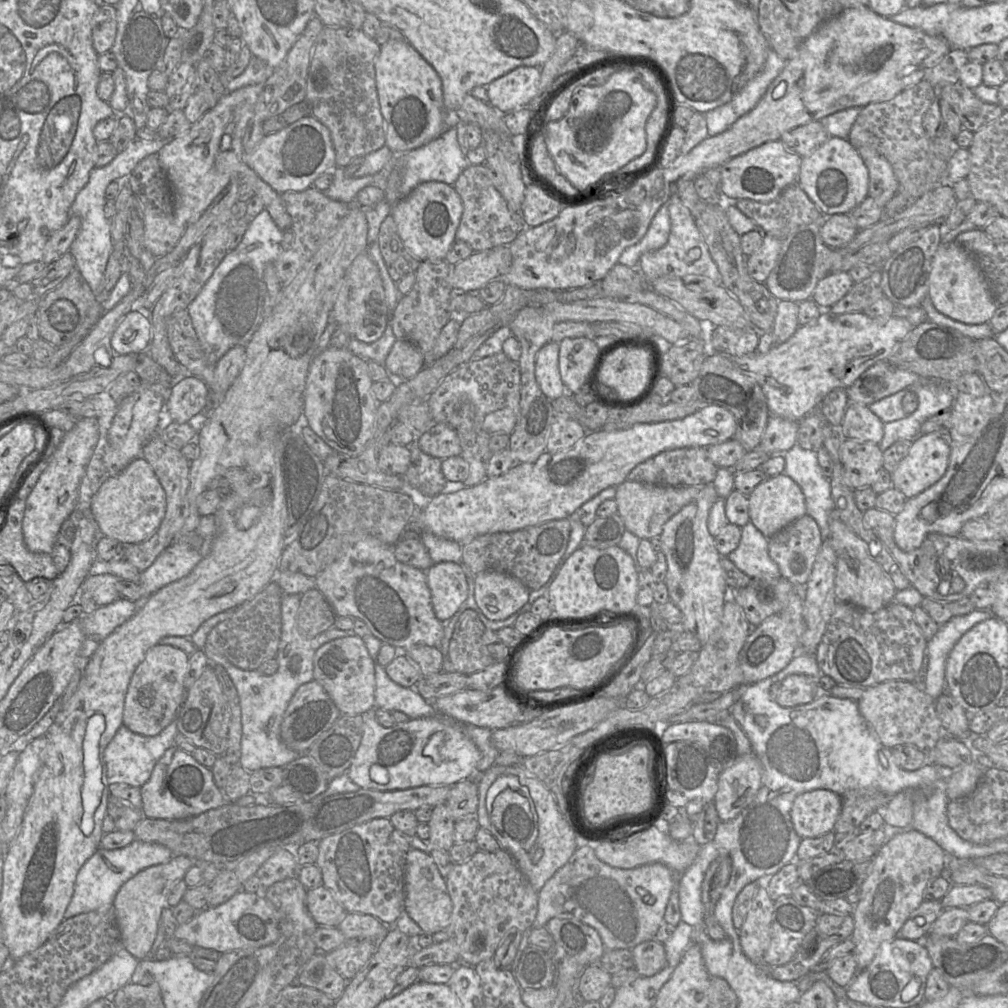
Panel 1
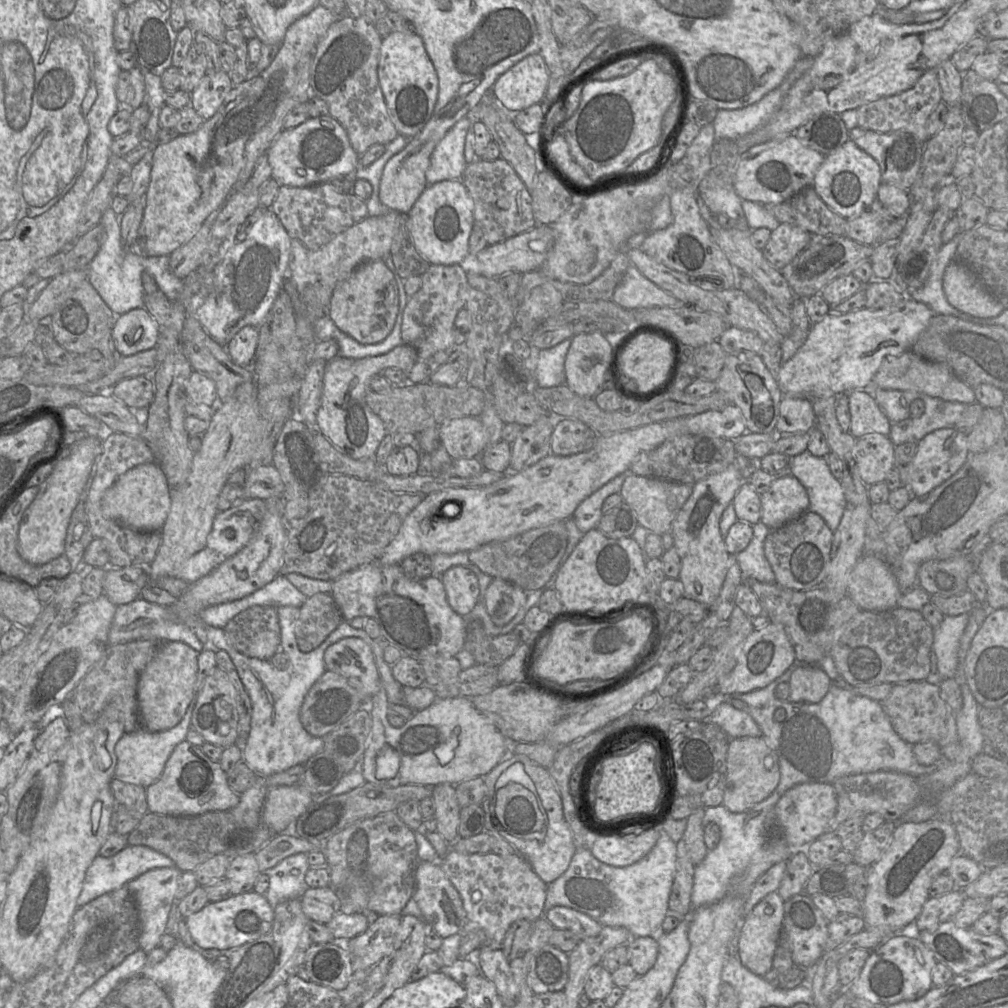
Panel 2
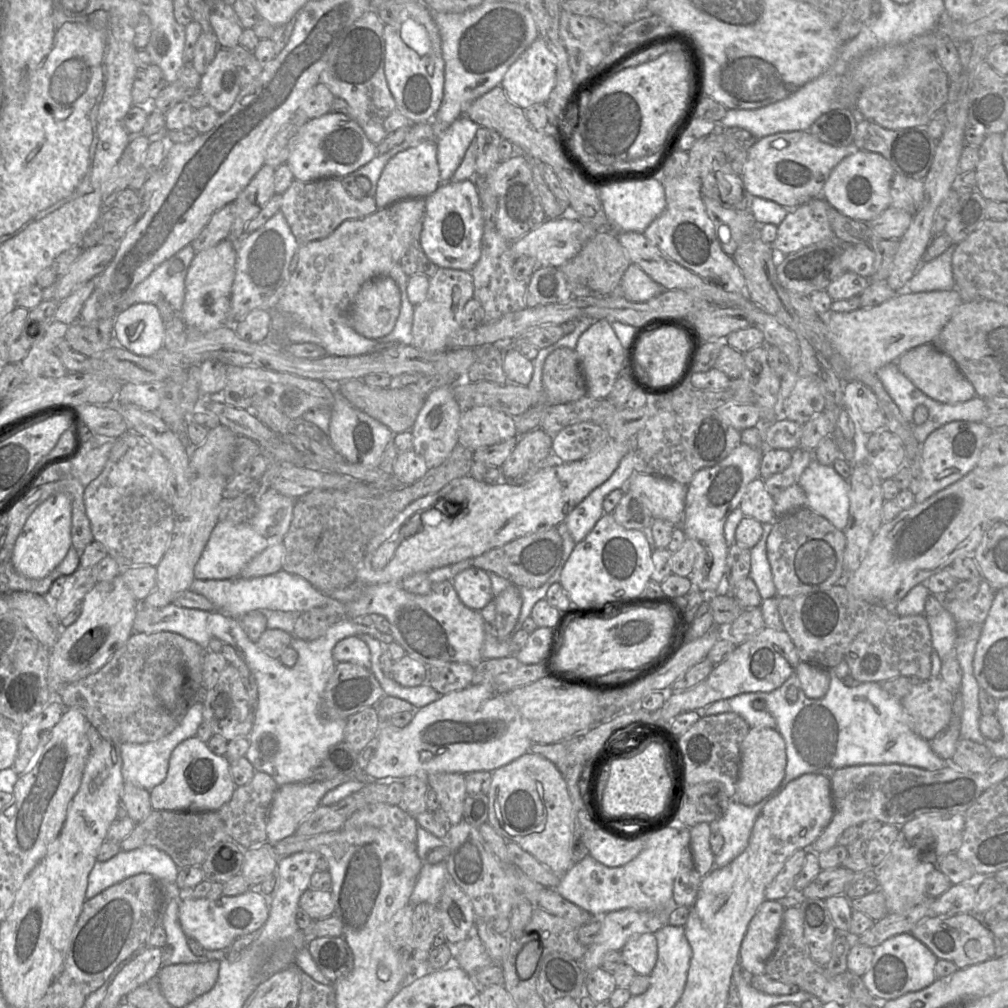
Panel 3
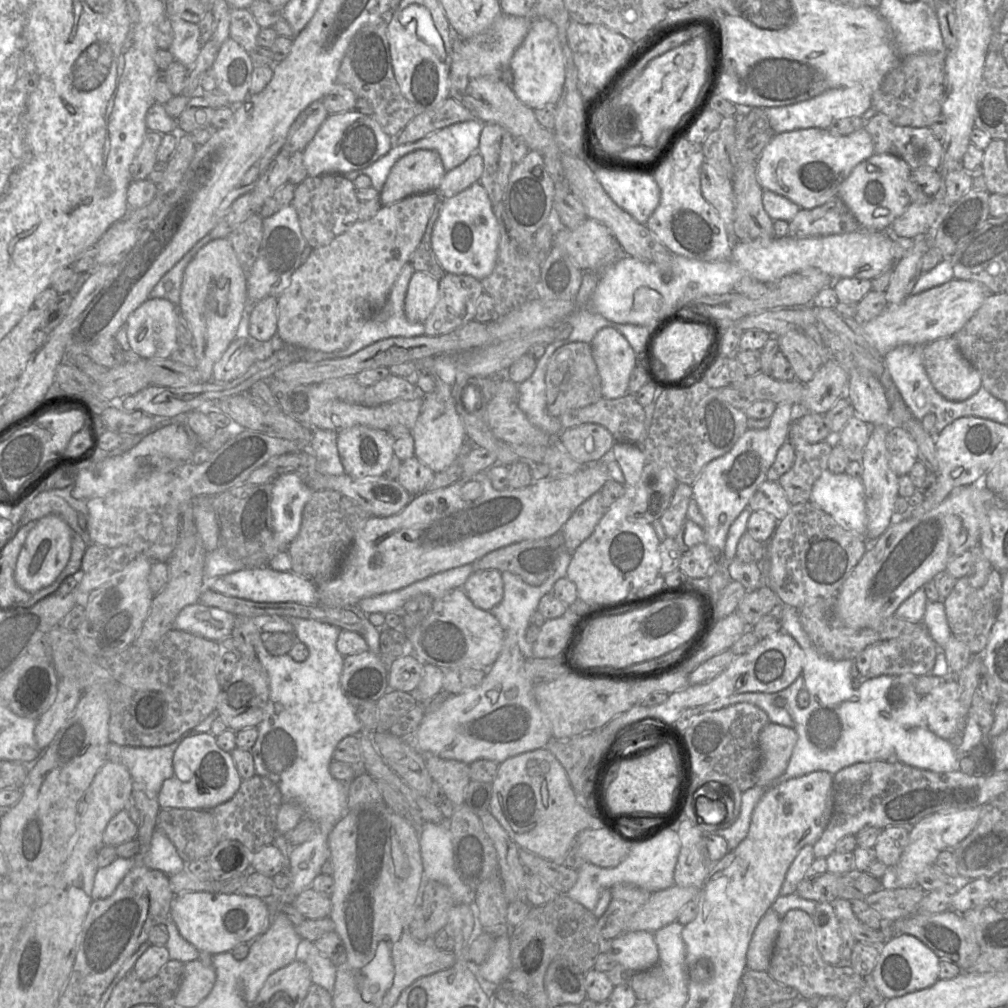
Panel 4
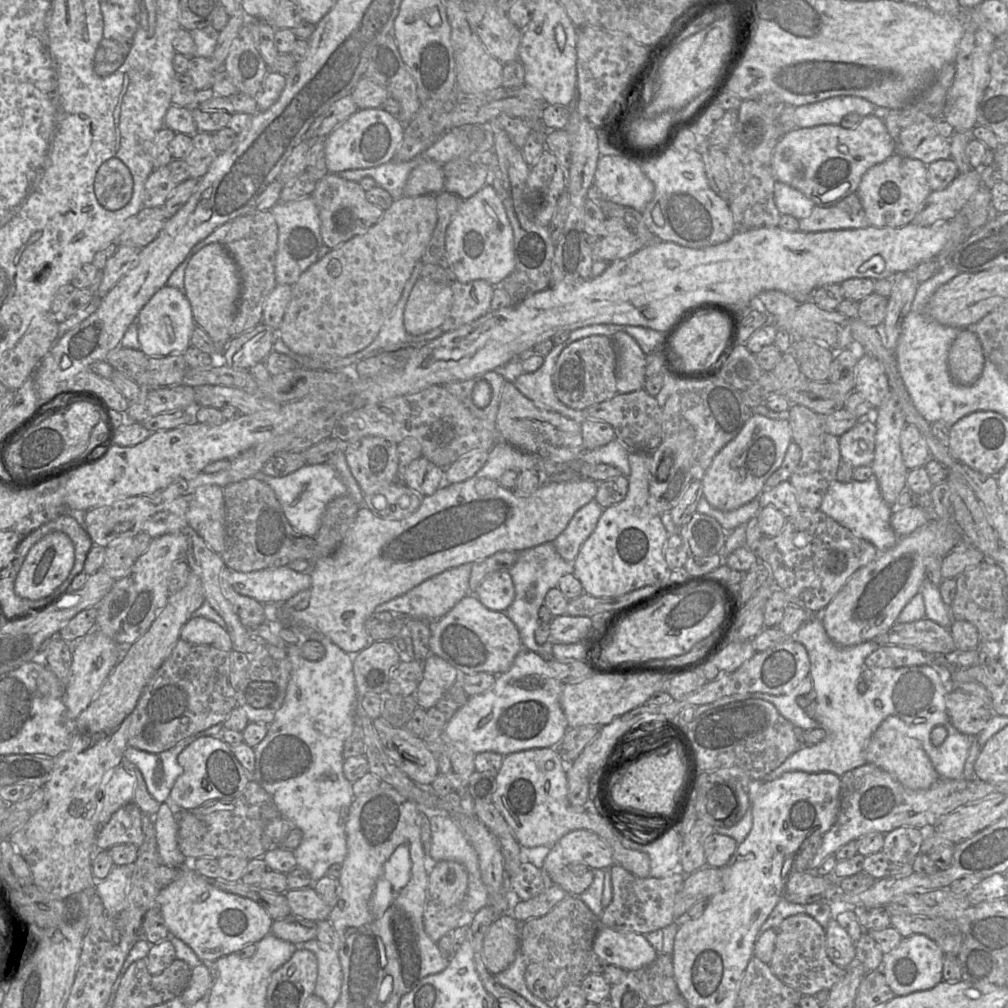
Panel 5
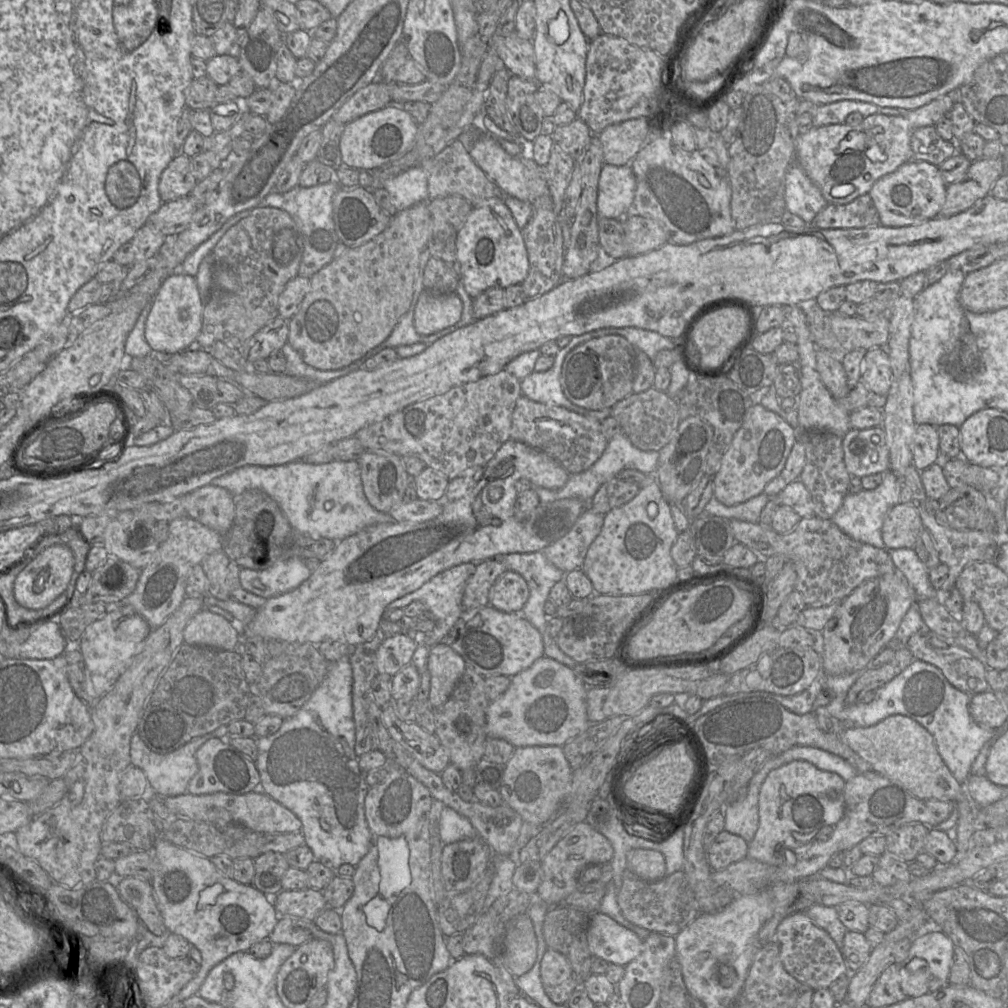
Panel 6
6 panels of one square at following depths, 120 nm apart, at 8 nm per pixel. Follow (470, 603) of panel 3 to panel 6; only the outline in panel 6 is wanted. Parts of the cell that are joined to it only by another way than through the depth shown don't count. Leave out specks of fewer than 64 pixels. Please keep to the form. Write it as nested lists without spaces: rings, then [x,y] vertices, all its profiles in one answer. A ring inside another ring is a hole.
[[[506,570],[489,592],[489,605],[506,613],[520,613],[530,595],[526,580],[515,571]]]

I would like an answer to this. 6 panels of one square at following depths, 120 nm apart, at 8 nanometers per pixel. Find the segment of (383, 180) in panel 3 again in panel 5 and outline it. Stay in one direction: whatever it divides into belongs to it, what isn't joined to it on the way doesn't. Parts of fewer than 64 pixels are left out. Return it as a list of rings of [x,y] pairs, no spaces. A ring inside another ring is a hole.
[[[425,161],[411,171],[404,187],[404,196],[436,195],[444,190],[445,179],[442,165]]]

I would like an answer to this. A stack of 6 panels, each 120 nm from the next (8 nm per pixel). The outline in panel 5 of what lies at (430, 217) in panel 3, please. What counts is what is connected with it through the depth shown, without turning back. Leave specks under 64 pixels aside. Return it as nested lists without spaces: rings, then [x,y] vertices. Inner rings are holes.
[[[490,184],[462,201],[447,228],[445,249],[453,277],[460,283],[484,280],[496,286],[512,273],[515,268],[513,229],[501,197]]]

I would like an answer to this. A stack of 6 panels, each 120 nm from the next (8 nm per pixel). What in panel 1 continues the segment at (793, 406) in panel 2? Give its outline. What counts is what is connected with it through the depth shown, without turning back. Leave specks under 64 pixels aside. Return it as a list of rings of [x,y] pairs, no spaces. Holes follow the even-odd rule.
[[[771,416],[759,447],[772,456],[784,457],[786,451],[797,445],[798,424],[799,421]]]

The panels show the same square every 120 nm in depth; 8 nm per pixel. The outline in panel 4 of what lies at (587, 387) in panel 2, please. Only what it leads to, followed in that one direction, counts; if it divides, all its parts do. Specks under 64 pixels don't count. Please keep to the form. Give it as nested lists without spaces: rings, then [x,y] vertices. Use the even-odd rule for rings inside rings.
[[[607,327],[597,332],[590,345],[601,378],[603,398],[625,396],[630,375],[638,365],[638,356],[627,339]]]

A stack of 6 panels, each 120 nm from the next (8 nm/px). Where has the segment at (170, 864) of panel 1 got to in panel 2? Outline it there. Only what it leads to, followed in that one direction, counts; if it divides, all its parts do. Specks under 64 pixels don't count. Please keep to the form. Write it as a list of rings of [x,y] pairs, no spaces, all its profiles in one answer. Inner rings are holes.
[[[177,867],[151,869],[126,884],[132,895],[137,909],[141,925],[139,948],[149,953],[159,947],[161,936],[165,933],[168,915],[175,901],[175,892],[179,882],[181,871]]]

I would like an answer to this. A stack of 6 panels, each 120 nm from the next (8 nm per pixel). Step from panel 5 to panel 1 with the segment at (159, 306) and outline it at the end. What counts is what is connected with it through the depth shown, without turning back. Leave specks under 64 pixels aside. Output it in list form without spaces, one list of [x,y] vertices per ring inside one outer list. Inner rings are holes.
[[[132,309],[115,329],[111,346],[119,354],[146,352],[152,338],[152,322],[137,309]]]

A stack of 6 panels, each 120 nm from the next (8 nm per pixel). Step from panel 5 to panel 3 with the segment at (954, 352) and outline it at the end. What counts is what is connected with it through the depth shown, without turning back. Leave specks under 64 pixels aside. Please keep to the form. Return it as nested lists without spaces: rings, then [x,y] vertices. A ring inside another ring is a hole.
[[[931,344],[920,345],[903,353],[896,364],[900,372],[919,390],[936,401],[957,404],[975,397],[974,387],[961,373],[955,361]]]

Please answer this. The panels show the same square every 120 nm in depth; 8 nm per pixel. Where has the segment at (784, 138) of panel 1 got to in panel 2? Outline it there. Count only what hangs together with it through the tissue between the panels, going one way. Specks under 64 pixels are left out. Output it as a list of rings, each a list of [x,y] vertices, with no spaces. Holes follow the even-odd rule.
[[[822,113],[798,127],[793,134],[799,141],[827,156],[835,152],[848,139],[850,133],[840,113]]]

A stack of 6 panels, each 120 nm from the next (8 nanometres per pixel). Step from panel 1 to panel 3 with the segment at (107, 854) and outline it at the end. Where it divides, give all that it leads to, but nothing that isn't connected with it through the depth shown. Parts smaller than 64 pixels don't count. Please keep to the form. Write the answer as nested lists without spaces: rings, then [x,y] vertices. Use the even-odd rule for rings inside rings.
[[[154,846],[121,850],[107,861],[95,862],[88,876],[85,899],[89,900],[107,888],[141,873],[152,875],[162,884],[176,884],[178,871],[172,858]]]

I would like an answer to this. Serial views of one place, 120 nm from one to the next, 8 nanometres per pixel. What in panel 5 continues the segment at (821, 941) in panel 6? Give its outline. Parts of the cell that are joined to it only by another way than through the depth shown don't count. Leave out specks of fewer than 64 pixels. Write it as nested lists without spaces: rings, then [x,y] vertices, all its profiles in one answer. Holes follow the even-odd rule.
[[[796,914],[777,927],[774,953],[769,963],[774,975],[803,996],[814,996],[819,991],[831,990],[847,973],[848,968],[834,964],[826,952],[826,931],[807,914]]]

